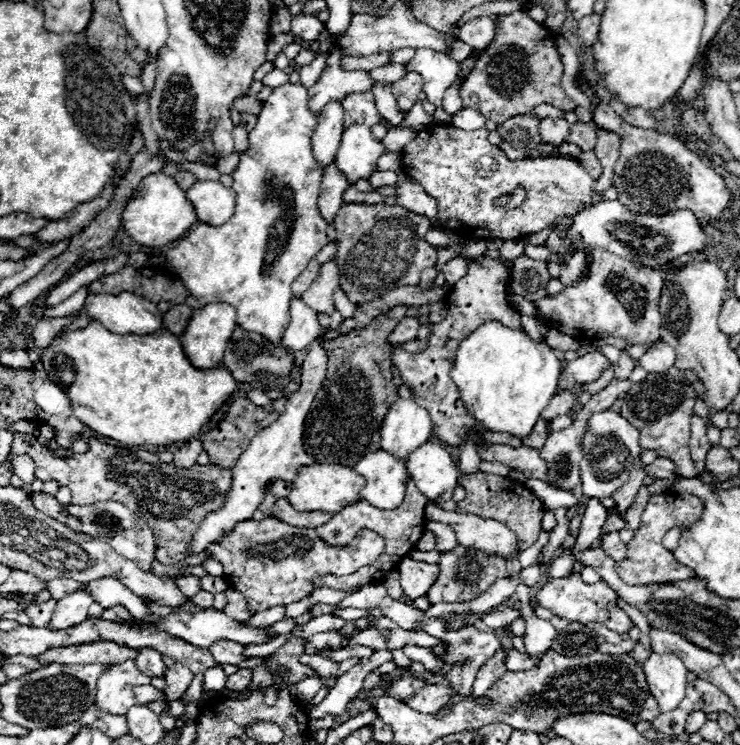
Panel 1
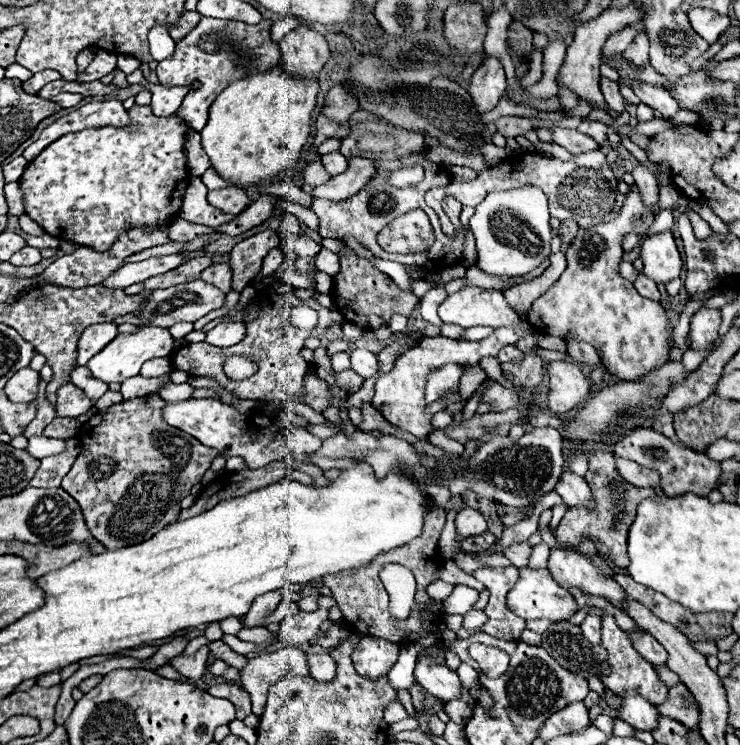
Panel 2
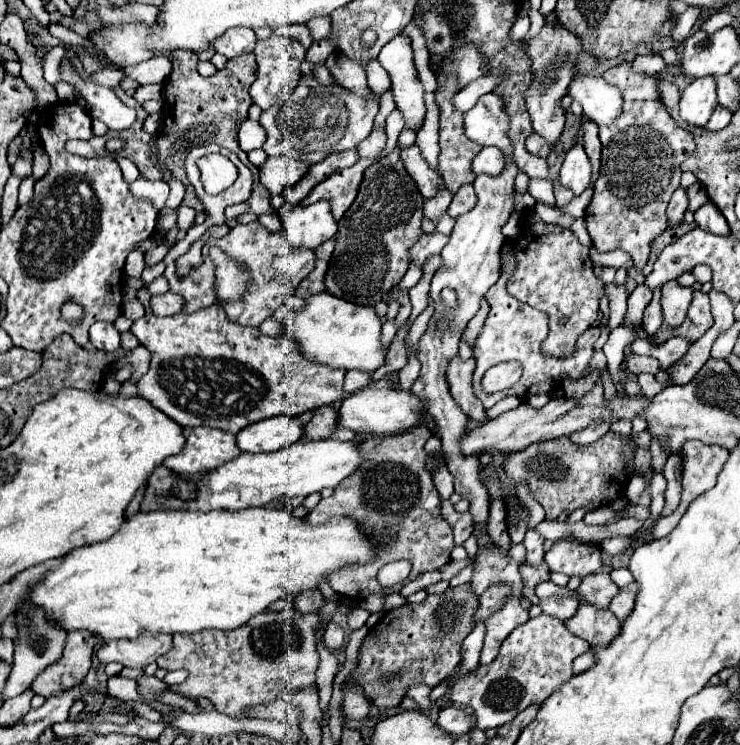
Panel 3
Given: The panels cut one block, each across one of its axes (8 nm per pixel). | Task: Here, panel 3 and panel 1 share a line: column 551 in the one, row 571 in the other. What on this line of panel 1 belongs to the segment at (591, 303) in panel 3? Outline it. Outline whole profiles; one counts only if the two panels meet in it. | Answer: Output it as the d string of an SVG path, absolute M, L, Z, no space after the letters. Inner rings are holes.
M264 518L238 522L222 542L210 544L206 554L224 566L226 582L246 596L250 610L260 612L306 598L314 590L310 580L316 574L352 574L358 568L372 564L382 550L384 540L368 529L361 530L346 548L332 548L326 546L314 530L300 530L276 518Z

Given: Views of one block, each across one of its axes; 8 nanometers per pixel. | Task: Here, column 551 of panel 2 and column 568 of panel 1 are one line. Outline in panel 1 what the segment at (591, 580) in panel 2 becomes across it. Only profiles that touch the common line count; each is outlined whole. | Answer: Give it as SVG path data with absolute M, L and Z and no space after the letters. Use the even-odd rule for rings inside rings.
M568 550L562 552L560 558L556 558L556 560L550 564L550 568L548 568L548 576L550 576L550 580L552 580L552 578L560 578L560 576L570 574L572 566L574 566L574 562L572 562L572 556L568 554Z

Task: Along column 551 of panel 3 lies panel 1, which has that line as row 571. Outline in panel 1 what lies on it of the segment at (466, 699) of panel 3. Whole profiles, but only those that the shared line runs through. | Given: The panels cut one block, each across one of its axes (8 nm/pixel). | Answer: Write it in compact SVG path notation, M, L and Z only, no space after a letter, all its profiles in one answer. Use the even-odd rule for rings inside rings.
M678 492L654 494L644 508L640 528L636 530L634 538L626 544L628 546L626 558L616 562L616 574L622 578L622 582L626 582L628 586L646 586L646 584L672 584L676 580L694 578L696 574L688 570L688 566L678 564L674 554L662 546L662 538L674 526L686 530L688 526L698 522L698 518L702 518L702 512L704 504L694 494L678 494Z

